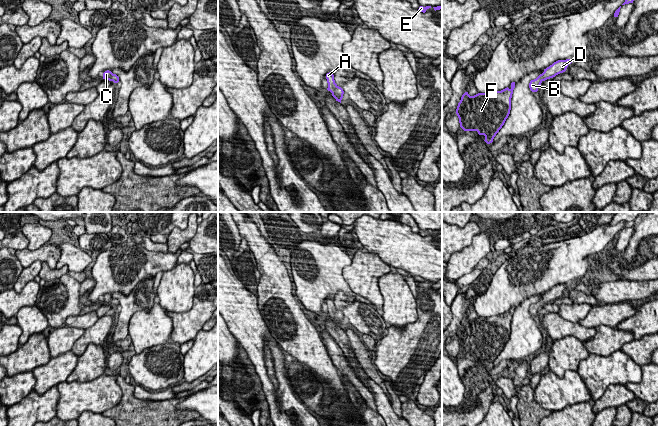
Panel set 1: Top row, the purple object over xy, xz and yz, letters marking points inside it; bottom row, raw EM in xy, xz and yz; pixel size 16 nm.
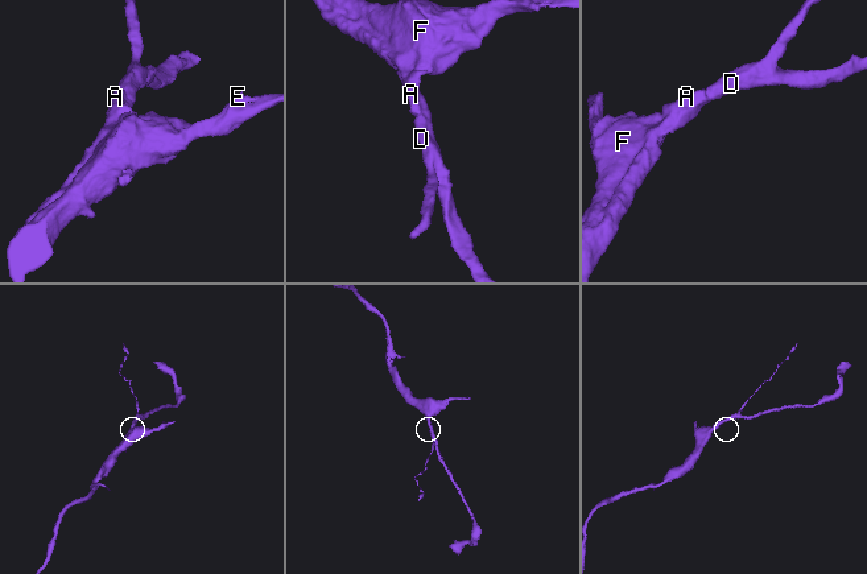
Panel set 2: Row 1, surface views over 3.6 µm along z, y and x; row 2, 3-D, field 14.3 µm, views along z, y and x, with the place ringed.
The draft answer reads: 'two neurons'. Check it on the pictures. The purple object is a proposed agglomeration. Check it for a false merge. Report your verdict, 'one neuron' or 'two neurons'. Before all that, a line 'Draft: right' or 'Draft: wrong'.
Draft: wrong
one neuron

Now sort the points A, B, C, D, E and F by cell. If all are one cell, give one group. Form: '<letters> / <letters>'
A B C D E F

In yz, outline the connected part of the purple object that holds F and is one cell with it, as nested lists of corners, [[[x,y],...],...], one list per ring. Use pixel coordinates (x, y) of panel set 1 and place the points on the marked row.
[[[515,82],[508,87],[492,93],[478,93],[470,96],[465,92],[458,103],[456,114],[464,131],[477,131],[485,136],[490,144],[504,125],[511,110],[511,98]]]

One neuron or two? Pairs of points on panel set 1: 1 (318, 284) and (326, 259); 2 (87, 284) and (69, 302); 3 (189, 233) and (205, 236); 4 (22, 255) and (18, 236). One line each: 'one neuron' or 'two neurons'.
1: one neuron
2: two neurons
3: two neurons
4: two neurons

